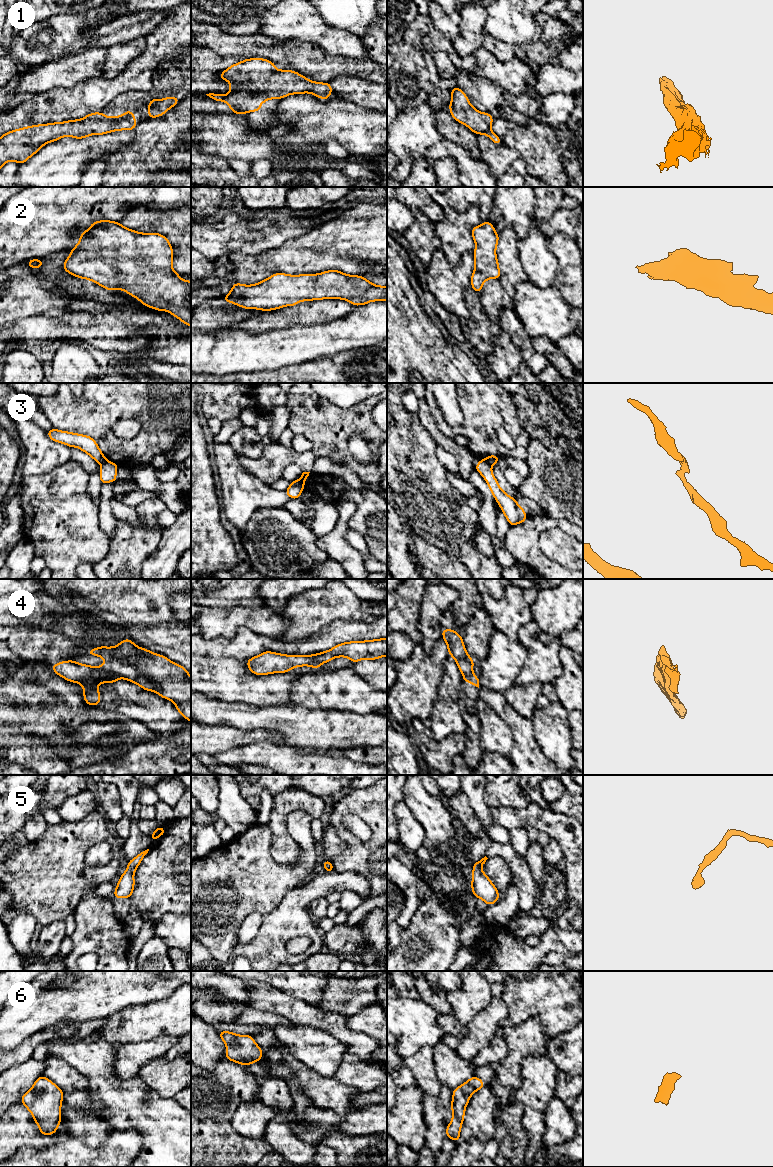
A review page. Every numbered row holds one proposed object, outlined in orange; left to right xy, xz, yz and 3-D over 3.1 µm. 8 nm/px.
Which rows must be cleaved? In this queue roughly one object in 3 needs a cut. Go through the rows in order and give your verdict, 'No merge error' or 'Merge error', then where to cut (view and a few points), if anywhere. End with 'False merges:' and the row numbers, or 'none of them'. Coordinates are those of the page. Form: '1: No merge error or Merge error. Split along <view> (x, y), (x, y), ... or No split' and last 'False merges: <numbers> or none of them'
1: No merge error. No split
2: No merge error. No split
3: Merge error. Split along yz (485, 458), (490, 465)
4: Merge error. Split along xy (93, 666), (112, 672), (120, 677)
5: No merge error. No split
6: No merge error. No split
False merges: 3, 4

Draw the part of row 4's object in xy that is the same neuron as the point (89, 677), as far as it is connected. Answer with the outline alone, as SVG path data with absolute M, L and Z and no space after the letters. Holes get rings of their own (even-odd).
M73 660L59 662L52 670L67 681L79 683L84 690L83 698L89 706L100 705L100 692L96 688L101 683L114 683L120 677Z

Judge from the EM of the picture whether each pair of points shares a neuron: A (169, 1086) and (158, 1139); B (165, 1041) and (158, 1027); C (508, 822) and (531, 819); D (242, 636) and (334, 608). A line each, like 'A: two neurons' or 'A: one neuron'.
A: two neurons
B: two neurons
C: one neuron
D: two neurons

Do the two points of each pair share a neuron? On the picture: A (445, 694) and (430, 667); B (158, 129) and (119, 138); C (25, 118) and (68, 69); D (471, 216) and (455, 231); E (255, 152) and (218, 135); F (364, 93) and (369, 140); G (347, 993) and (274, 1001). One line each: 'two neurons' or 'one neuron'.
A: two neurons
B: two neurons
C: two neurons
D: one neuron
E: one neuron
F: two neurons
G: two neurons

